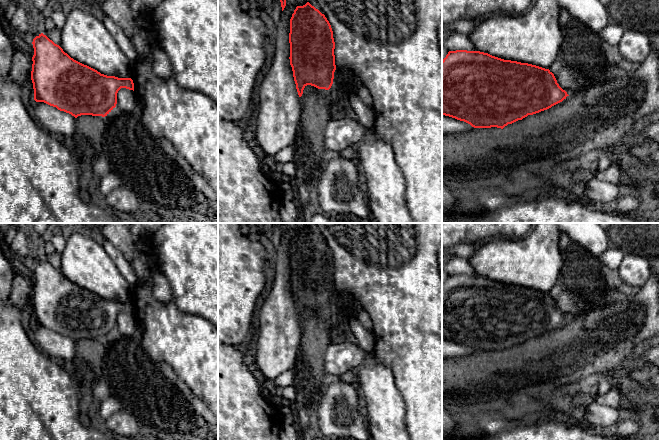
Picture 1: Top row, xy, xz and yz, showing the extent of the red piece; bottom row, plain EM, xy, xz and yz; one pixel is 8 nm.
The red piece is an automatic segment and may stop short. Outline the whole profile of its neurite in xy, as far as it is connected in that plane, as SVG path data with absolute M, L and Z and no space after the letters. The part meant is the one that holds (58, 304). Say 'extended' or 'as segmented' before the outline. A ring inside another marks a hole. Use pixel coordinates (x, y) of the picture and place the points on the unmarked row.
as segmented; M43 257L33 263L31 304L34 324L56 331L75 342L81 339L107 340L117 328L117 317L121 312L134 315L131 302L118 302L101 298L97 294L71 282L63 273Z

